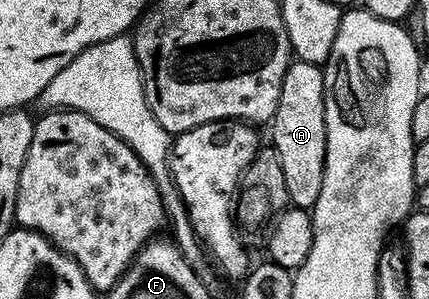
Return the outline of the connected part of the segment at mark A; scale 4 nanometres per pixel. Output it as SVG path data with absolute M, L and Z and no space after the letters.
M295 60L287 67L277 112L269 129L270 141L277 156L281 156L281 169L285 171L287 201L292 207L310 211L317 204L317 196L321 196L327 151L323 71L316 63Z

